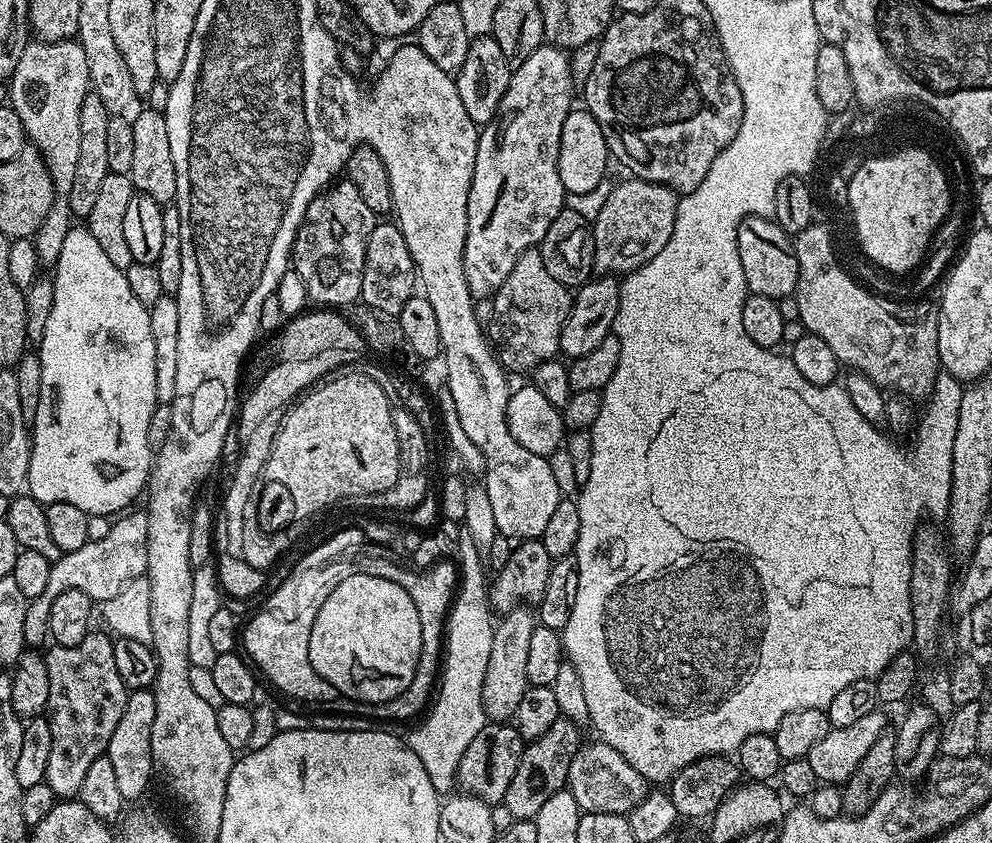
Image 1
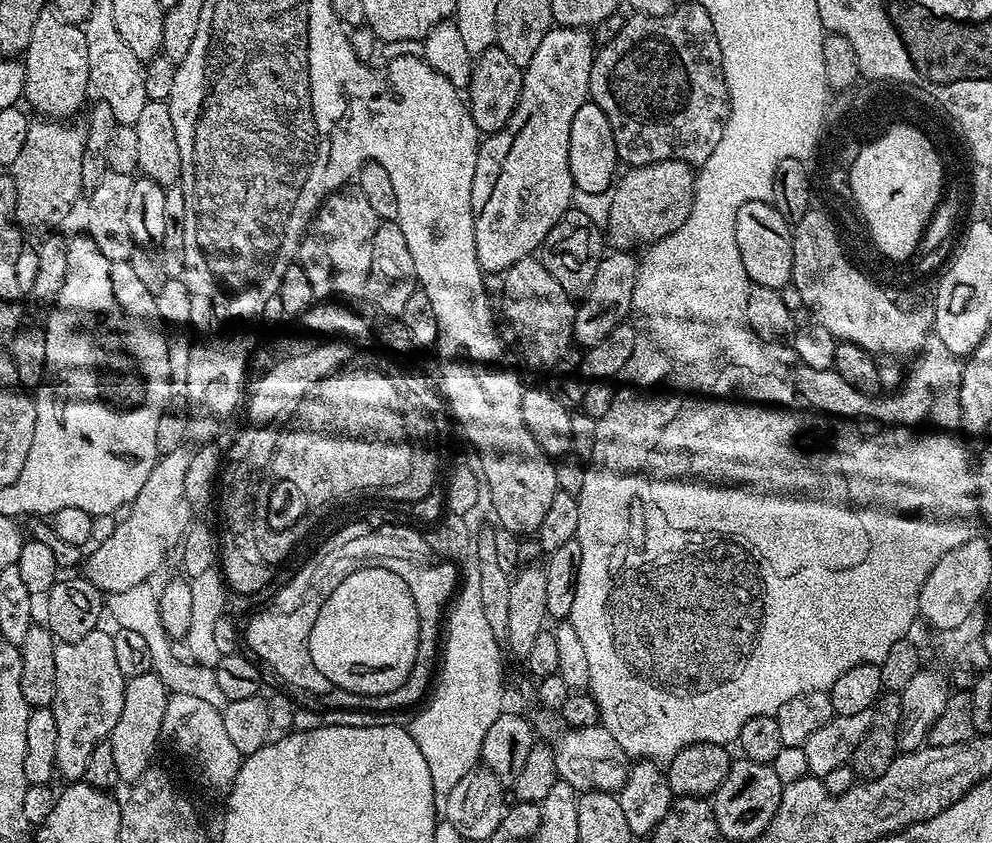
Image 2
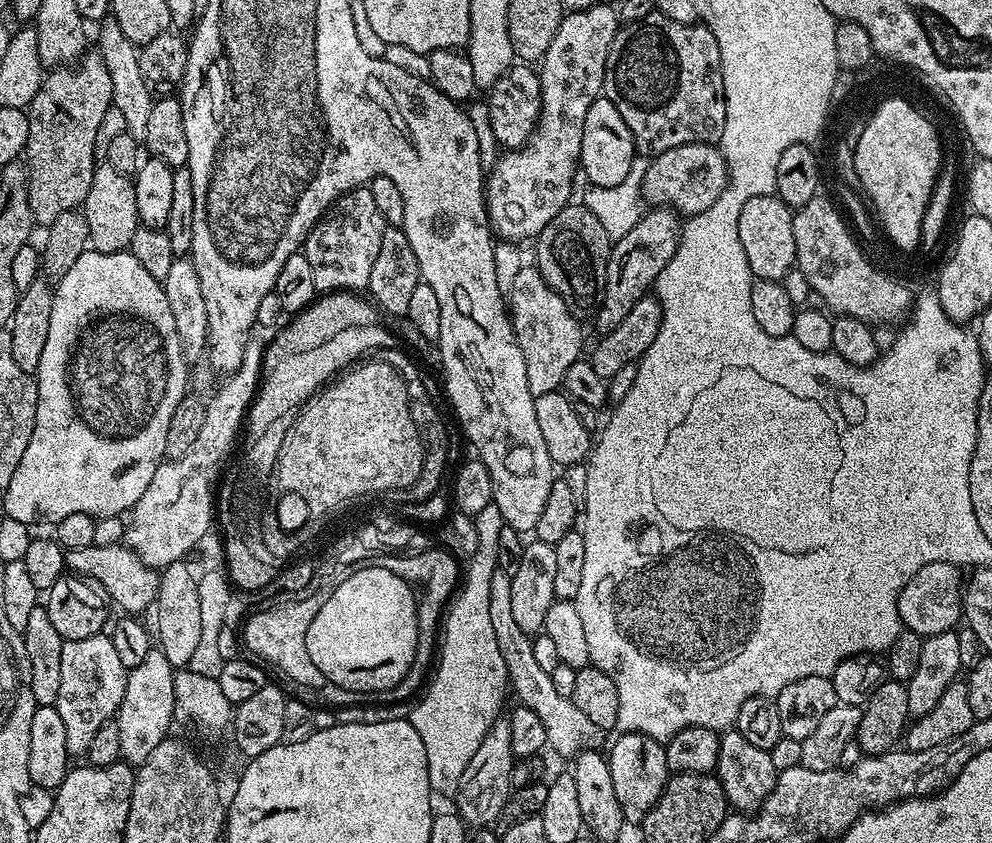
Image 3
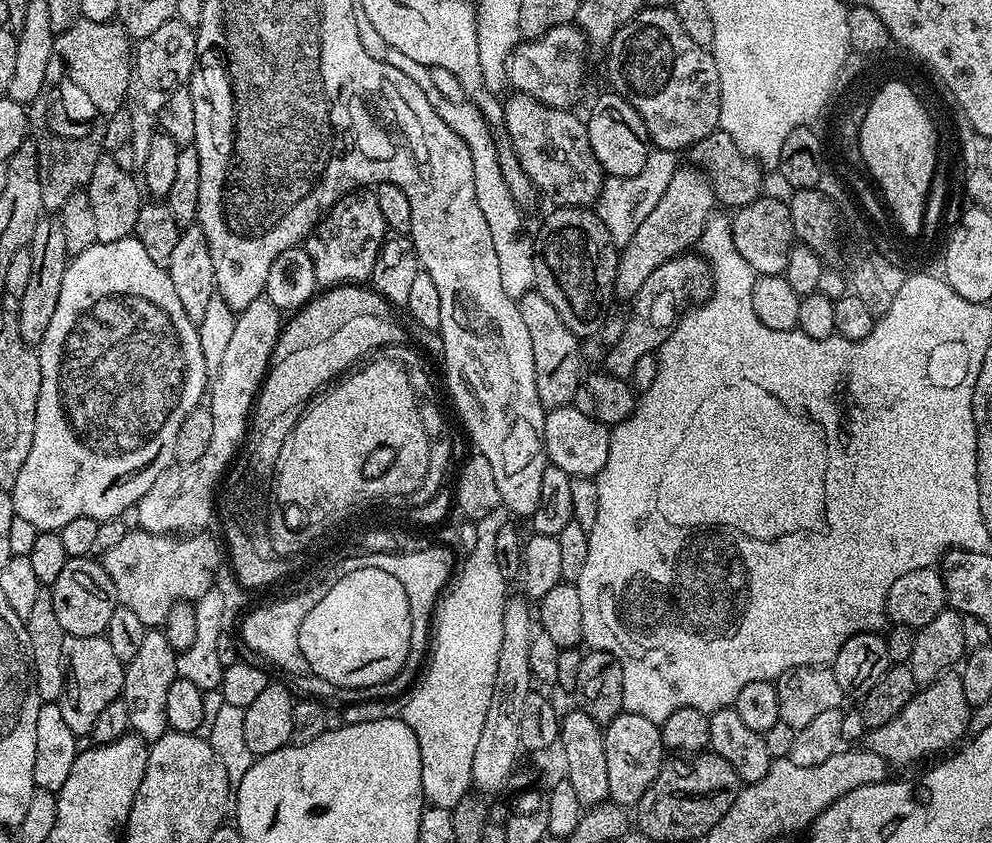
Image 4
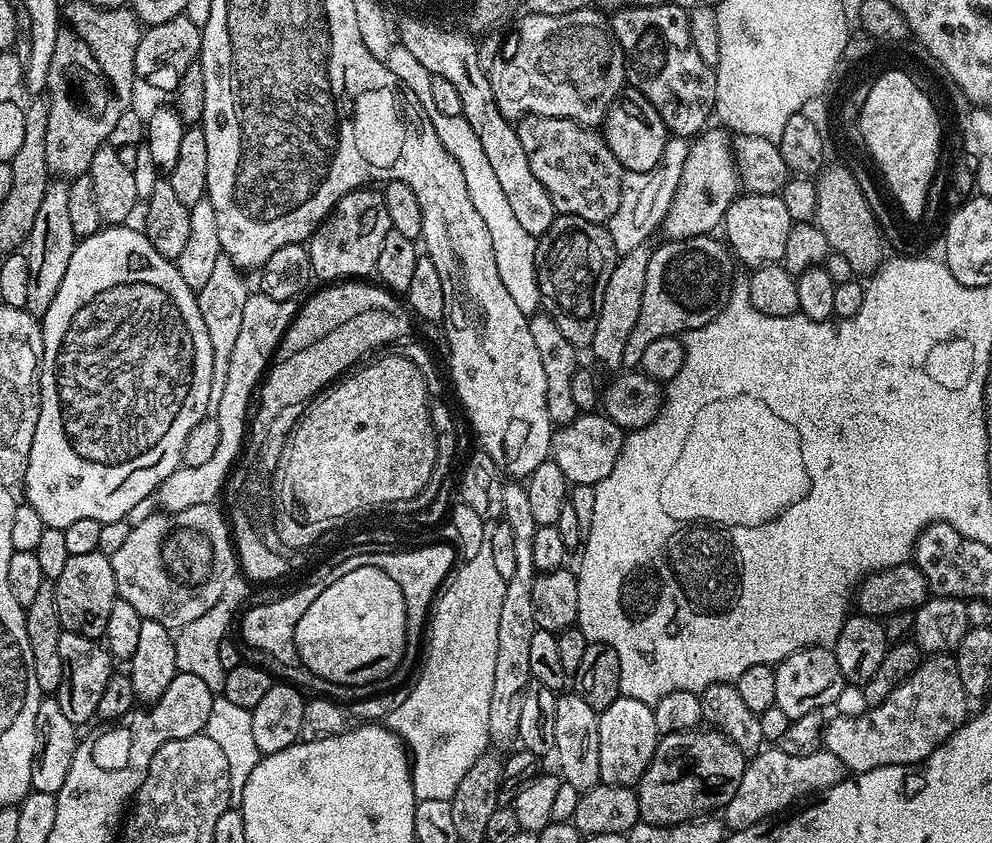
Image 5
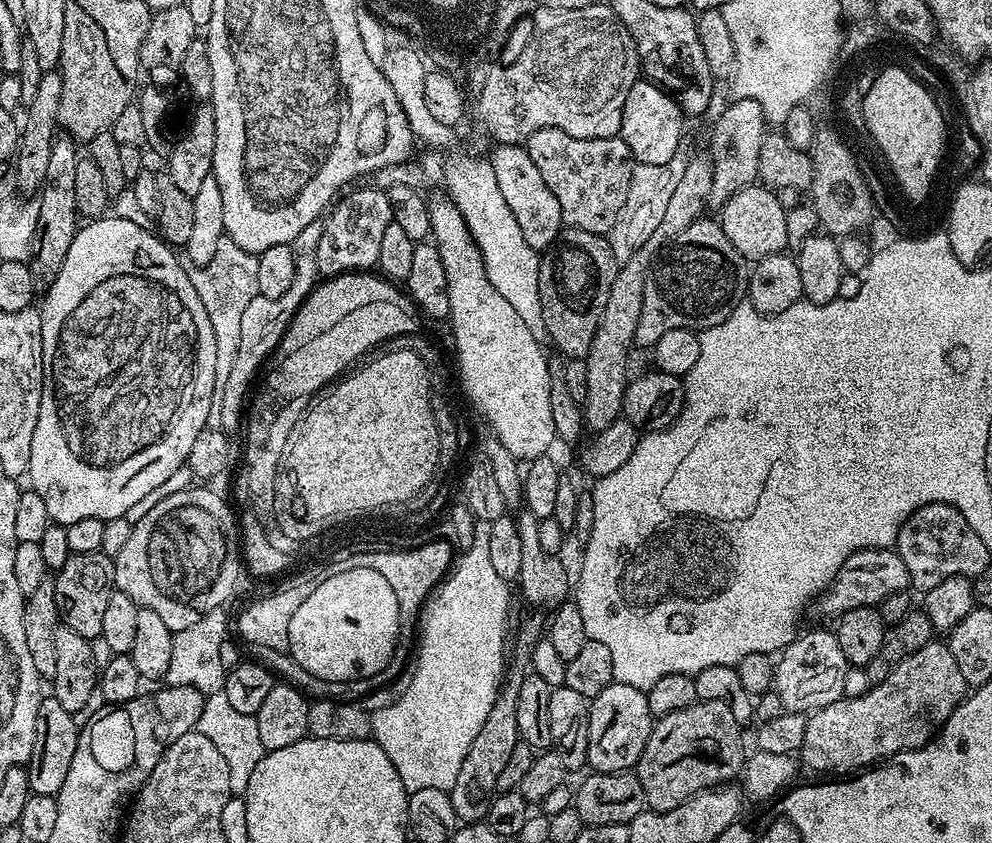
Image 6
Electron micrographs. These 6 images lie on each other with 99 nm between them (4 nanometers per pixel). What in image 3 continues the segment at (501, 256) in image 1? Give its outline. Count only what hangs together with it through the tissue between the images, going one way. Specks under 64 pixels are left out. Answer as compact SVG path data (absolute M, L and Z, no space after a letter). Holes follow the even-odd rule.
M598 2L589 8L577 8L569 11L558 26L558 34L550 41L544 59L539 61L540 78L540 121L532 132L528 143L520 148L505 151L491 165L484 181L484 205L488 208L488 222L497 237L504 242L531 241L545 228L573 199L572 183L578 180L578 165L582 150L582 126L586 122L586 110L604 91L604 71L610 46L622 23L617 9L604 2Z

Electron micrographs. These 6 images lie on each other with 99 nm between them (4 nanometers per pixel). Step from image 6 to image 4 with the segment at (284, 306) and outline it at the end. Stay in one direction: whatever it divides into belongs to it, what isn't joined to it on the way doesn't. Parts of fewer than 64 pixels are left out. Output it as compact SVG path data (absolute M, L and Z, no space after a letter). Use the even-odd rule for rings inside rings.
M266 298L250 302L238 313L234 322L234 335L226 345L226 351L218 365L218 374L210 380L210 407L214 418L214 434L210 437L210 446L206 446L206 454L198 458L198 462L176 464L167 468L161 476L142 494L142 498L134 505L136 520L141 529L154 534L192 534L197 530L204 530L208 523L214 520L214 489L221 483L226 469L231 465L234 457L239 453L250 428L250 413L256 402L256 393L259 392L264 376L268 372L268 363L272 361L272 351L280 337L282 327L282 313Z

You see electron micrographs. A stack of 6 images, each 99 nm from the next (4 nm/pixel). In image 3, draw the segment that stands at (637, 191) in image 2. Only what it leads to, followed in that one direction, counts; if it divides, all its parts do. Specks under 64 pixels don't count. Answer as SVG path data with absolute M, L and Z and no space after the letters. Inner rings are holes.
M690 142L686 146L674 146L651 157L646 179L646 200L652 206L667 206L684 218L697 216L718 202L728 178L724 154L716 144Z

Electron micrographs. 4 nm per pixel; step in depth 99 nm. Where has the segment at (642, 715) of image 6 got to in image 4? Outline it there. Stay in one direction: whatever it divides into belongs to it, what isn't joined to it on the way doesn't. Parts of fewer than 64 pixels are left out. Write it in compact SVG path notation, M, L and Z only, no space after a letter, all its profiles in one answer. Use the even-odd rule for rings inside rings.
M622 711L603 729L606 752L608 800L631 809L650 790L650 782L658 778L660 767L666 759L666 749L662 742L660 725L642 714Z

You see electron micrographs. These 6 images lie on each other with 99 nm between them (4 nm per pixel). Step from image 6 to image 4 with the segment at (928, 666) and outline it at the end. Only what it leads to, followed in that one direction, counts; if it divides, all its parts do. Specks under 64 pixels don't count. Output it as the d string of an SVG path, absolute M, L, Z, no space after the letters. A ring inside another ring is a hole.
M952 670L946 671L937 680L923 685L910 702L902 706L898 715L886 722L886 726L878 726L867 733L867 751L878 754L892 766L912 764L935 752L947 753L965 739L964 731L969 731L973 711L972 705L966 702L966 690L962 690L960 675Z

